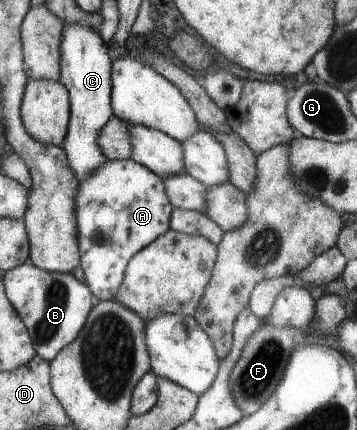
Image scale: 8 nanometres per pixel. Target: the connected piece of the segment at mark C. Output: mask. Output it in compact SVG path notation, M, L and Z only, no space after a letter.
M74 24L66 27L63 44L63 77L62 82L71 91L73 102L71 129L64 148L68 151L72 168L78 174L80 182L92 178L106 162L110 162L107 151L100 143L104 128L114 120L114 73L115 59L112 58L109 42L99 30L88 24Z

